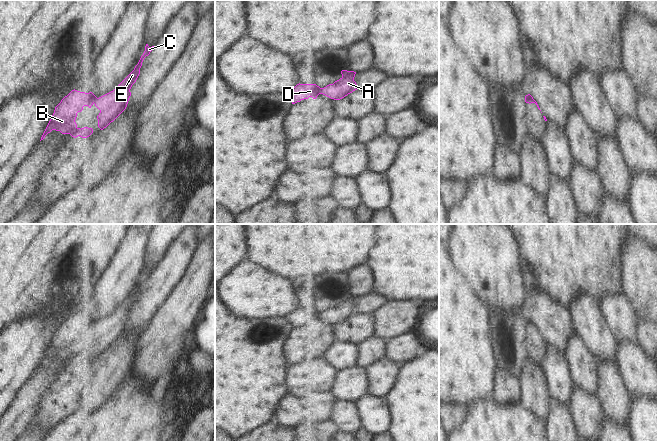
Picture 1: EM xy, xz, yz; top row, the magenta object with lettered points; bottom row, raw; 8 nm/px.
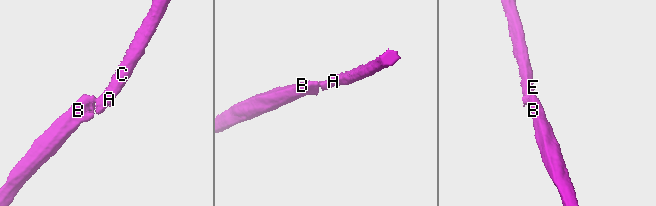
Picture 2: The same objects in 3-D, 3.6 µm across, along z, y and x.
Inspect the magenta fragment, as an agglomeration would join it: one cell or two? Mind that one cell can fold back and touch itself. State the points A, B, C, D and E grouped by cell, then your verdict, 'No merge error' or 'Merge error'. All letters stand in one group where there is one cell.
Groups: A B C D E. No merge error

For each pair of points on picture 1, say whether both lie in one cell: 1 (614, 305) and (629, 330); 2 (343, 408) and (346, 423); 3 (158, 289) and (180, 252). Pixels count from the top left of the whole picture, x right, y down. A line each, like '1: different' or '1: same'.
1: same
2: same
3: same

